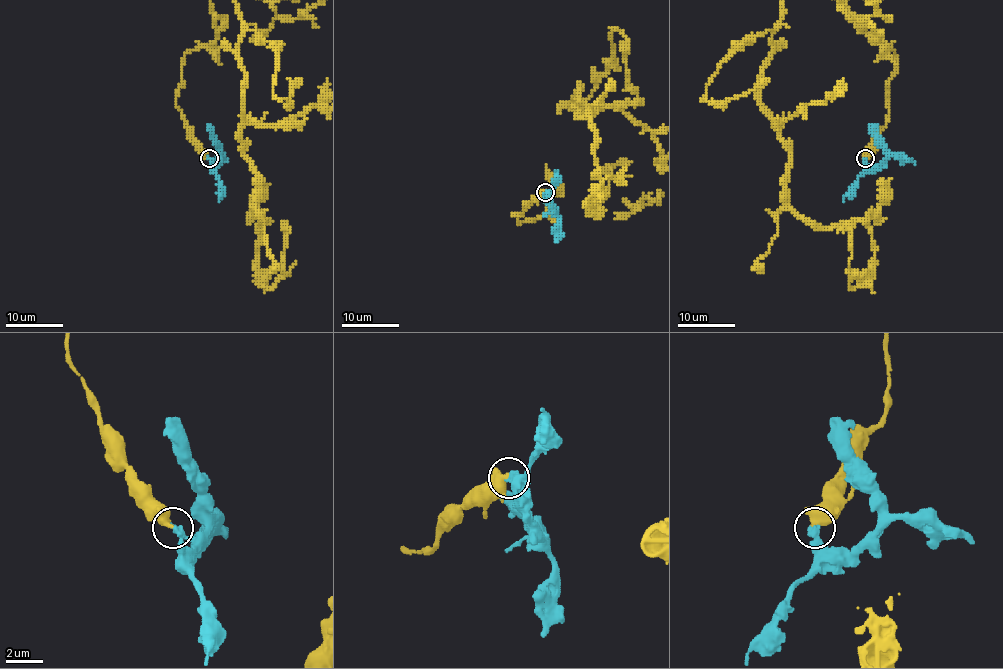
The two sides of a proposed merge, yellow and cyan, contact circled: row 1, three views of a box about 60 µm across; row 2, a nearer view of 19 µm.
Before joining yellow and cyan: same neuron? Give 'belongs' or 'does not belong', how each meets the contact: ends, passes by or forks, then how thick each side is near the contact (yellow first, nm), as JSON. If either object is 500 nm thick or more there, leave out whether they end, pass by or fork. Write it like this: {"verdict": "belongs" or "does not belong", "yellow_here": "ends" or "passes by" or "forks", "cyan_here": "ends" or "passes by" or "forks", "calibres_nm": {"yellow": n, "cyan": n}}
{"verdict": "belongs", "yellow_here": "ends", "cyan_here": "ends", "calibres_nm": {"yellow": 480, "cyan": 320}}

